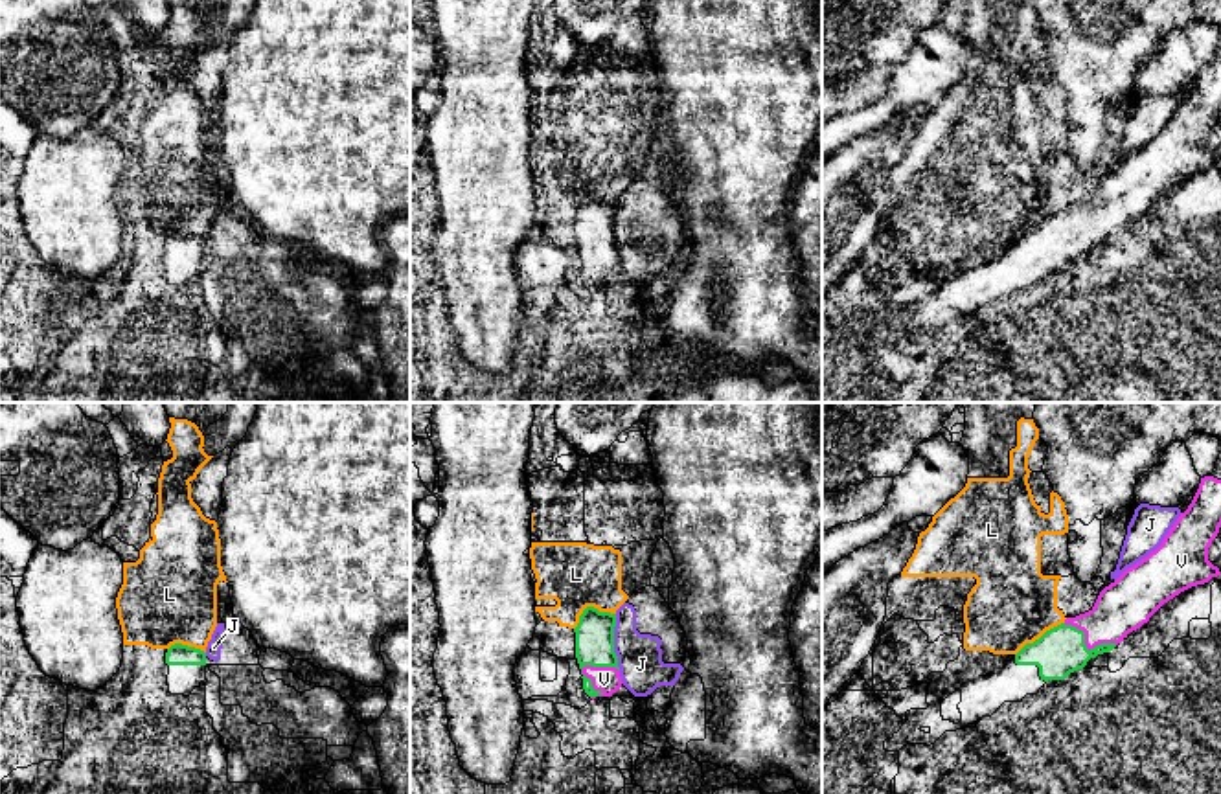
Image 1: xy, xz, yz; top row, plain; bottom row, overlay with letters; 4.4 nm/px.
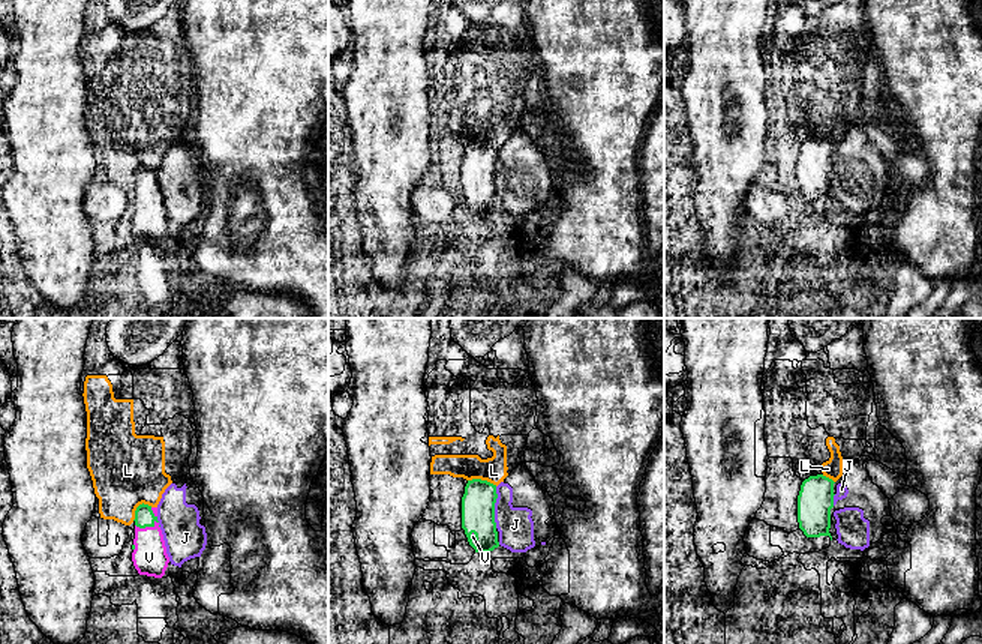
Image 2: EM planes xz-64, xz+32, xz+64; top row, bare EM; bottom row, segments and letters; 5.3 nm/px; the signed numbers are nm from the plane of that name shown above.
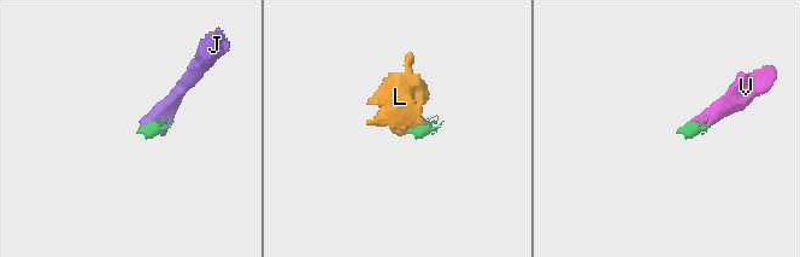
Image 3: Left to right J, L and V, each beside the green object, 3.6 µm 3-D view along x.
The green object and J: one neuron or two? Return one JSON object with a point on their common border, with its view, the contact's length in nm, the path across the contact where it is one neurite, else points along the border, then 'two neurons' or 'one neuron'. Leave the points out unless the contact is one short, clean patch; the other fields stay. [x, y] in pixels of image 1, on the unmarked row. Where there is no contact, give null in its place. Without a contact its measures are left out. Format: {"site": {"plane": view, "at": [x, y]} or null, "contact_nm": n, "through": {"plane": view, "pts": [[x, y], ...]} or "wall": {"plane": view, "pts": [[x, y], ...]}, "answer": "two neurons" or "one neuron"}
{"site": {"plane": "xz", "at": [613, 230]}, "contact_nm": 240, "wall": {"plane": "xz", "pts": [[615, 203], [615, 243], [620, 256]]}, "answer": "two neurons"}

